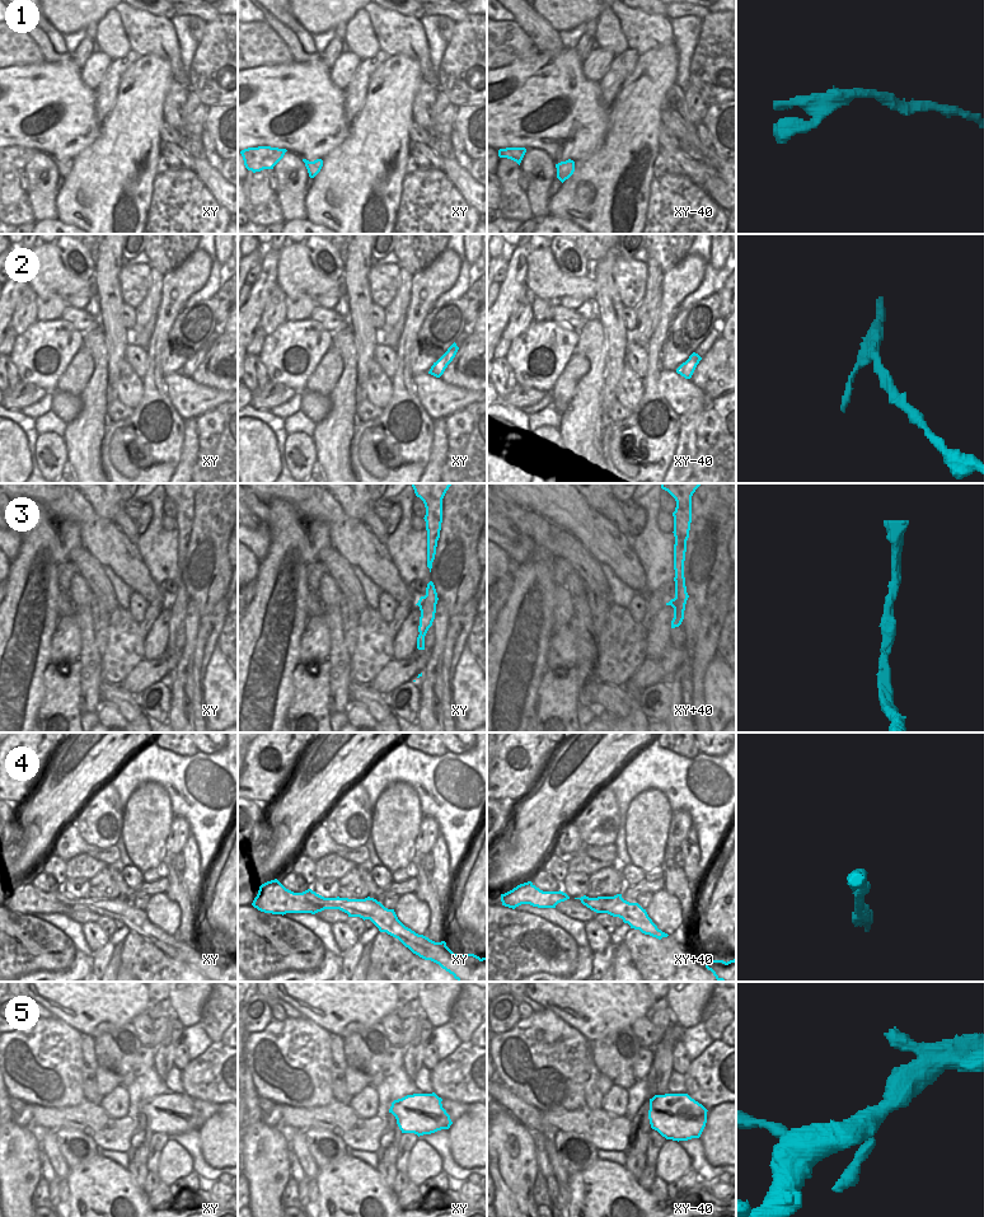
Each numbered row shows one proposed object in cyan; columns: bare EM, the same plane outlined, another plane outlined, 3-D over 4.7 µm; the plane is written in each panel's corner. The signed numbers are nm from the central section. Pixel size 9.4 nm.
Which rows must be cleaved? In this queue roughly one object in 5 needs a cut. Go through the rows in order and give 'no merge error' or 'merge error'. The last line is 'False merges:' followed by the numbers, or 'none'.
1: no merge error
2: no merge error
3: no merge error
4: no merge error
5: no merge error
False merges: none

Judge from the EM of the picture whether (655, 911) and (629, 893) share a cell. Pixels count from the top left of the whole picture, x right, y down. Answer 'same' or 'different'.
different

